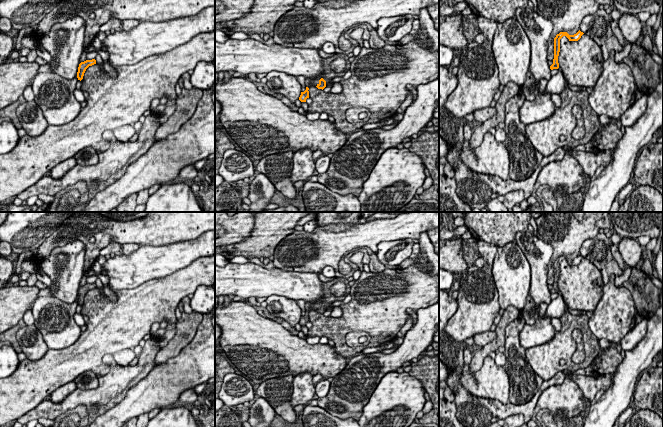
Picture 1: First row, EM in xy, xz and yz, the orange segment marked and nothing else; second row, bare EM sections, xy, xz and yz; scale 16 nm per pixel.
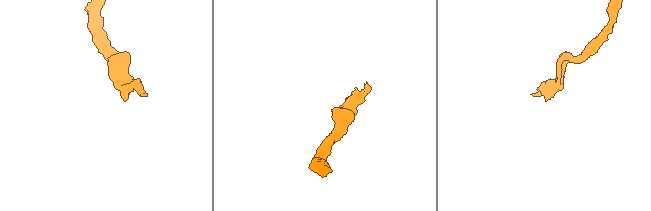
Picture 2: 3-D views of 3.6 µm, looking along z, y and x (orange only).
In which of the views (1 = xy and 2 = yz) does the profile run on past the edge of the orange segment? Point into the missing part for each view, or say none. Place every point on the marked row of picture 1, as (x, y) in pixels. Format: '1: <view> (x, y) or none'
1: none
2: none

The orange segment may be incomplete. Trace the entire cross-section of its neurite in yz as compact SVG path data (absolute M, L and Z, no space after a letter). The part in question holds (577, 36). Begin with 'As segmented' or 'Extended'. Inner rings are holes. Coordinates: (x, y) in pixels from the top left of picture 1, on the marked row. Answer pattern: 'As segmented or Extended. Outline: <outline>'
As segmented. Outline: M579 30L574 35L569 35L567 32L560 32L559 34L556 35L556 37L554 38L554 59L553 64L550 66L551 70L559 68L558 56L560 52L560 39L563 36L566 36L569 39L569 41L578 41L583 34L584 33Z

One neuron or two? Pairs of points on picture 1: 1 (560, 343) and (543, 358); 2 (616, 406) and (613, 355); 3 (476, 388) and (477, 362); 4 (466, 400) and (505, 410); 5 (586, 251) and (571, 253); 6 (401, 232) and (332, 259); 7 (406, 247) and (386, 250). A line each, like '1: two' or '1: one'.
1: one
2: two
3: two
4: one
5: two
6: one
7: one

